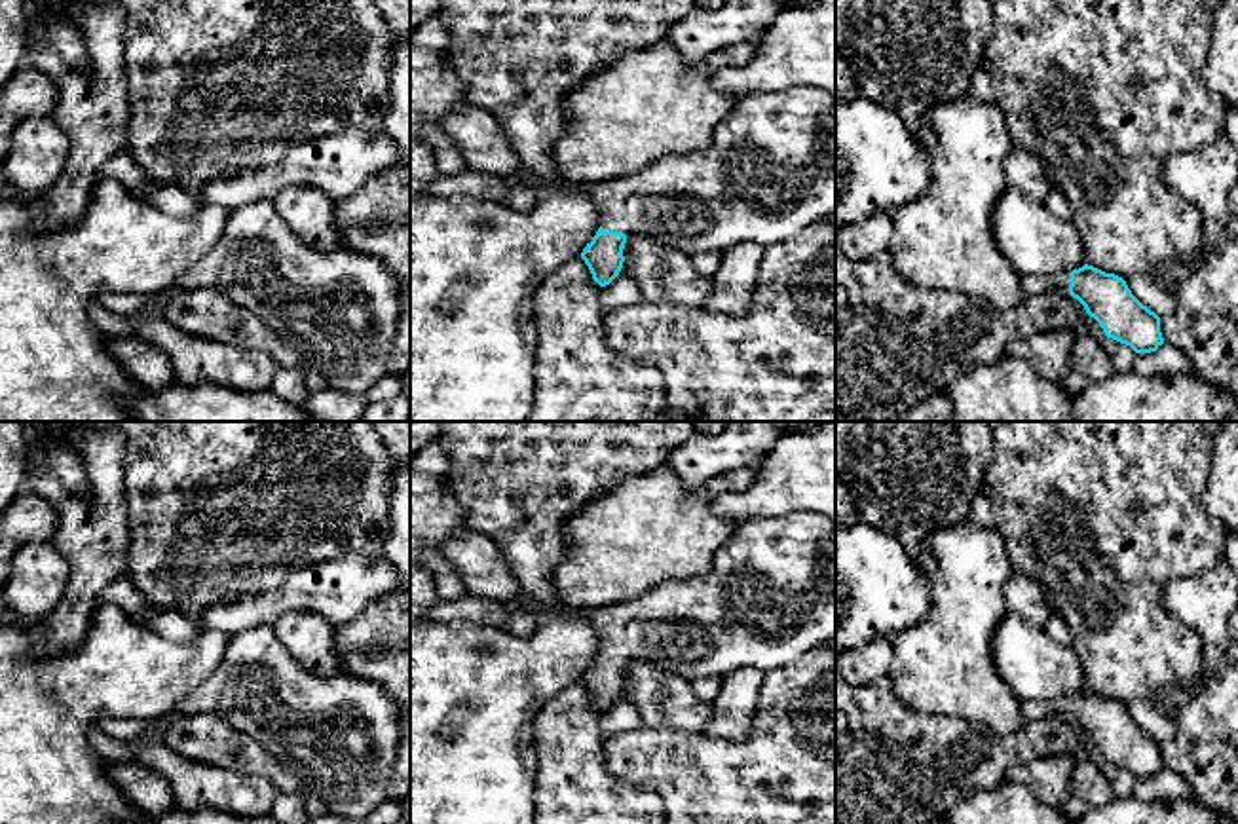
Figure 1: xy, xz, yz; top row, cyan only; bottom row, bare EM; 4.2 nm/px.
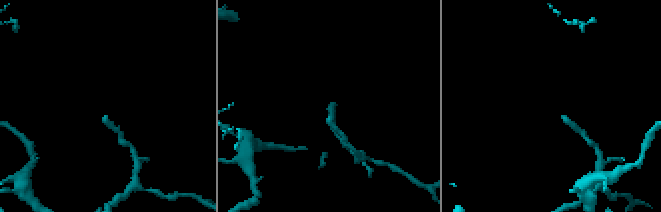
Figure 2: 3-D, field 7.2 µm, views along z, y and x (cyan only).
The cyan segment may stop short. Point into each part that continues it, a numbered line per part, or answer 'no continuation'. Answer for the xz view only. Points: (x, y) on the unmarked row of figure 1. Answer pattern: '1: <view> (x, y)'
1: xz (769, 597)

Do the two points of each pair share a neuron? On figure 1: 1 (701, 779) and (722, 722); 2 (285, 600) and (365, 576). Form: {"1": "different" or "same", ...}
{"1": "different", "2": "same"}

